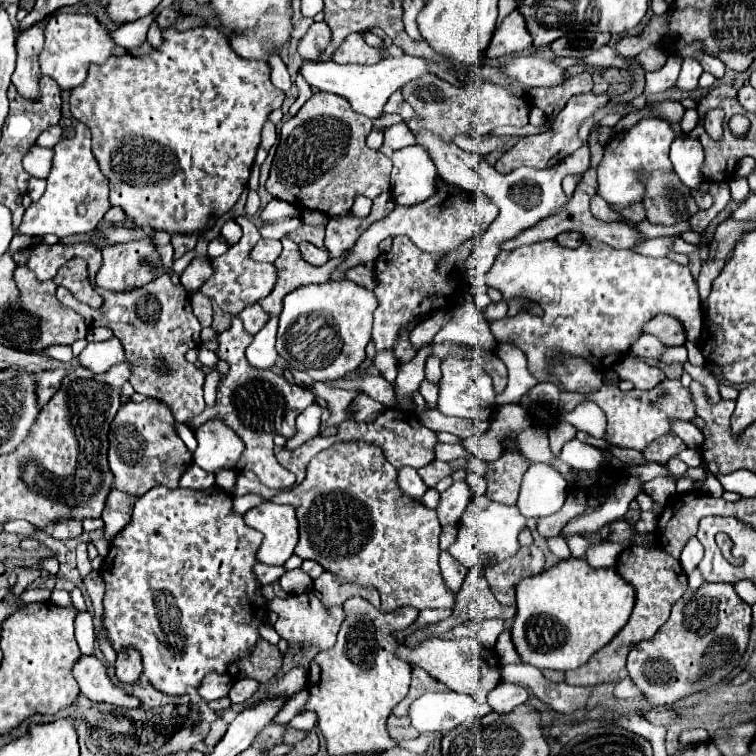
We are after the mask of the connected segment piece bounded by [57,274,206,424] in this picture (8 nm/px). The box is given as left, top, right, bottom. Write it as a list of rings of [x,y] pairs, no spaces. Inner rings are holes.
[[[163,274],[151,280],[151,284],[131,292],[107,292],[103,288],[97,288],[97,292],[105,300],[101,308],[89,308],[63,286],[57,288],[57,300],[81,314],[89,328],[95,324],[113,330],[125,348],[125,362],[131,364],[129,382],[133,384],[135,392],[165,400],[178,422],[187,424],[191,418],[199,415],[206,406],[203,396],[205,376],[195,364],[185,360],[187,350],[197,346],[197,338],[201,334],[201,324],[191,312],[191,294],[181,286],[175,286],[169,274]],[[155,358],[167,360],[171,374],[163,376],[155,372]]]

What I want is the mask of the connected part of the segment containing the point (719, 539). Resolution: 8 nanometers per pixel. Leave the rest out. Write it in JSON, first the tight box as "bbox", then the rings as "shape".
{"bbox":[716,532,743,565],"shape":[[[719,532],[716,535],[716,542],[719,544],[719,548],[721,548],[721,552],[723,552],[723,556],[727,558],[730,563],[734,563],[733,565],[739,565],[735,563],[743,562],[743,558],[734,558],[731,556],[731,548],[733,548],[733,542],[731,542],[731,538],[727,536],[727,534],[723,534],[723,532]]]}

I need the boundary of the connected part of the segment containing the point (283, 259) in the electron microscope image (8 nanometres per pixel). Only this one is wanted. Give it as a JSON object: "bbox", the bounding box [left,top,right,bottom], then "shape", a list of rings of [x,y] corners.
{"bbox":[259,236,343,316],"shape":[[[287,236],[281,238],[281,244],[283,244],[283,252],[275,260],[277,284],[271,290],[271,294],[259,302],[261,308],[271,316],[279,316],[281,302],[283,302],[283,296],[287,296],[287,292],[307,284],[323,284],[331,280],[333,268],[339,266],[343,260],[343,258],[337,258],[337,260],[329,260],[325,266],[311,266],[301,258],[299,248],[291,238]]]}

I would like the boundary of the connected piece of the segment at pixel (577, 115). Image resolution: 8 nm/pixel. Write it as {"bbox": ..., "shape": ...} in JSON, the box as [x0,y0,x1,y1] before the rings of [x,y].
{"bbox":[495,92,609,174],"shape":[[[589,92],[589,94],[573,96],[573,98],[567,102],[567,106],[551,120],[551,124],[553,124],[555,130],[549,130],[549,132],[537,134],[537,136],[525,136],[525,138],[521,138],[511,150],[507,150],[507,152],[497,160],[495,168],[497,168],[501,174],[507,174],[507,172],[511,172],[511,170],[515,170],[515,168],[521,168],[521,166],[547,168],[547,166],[551,166],[551,164],[557,164],[563,156],[569,156],[571,152],[575,152],[577,148],[583,146],[581,138],[577,136],[581,124],[583,124],[587,118],[595,116],[601,108],[605,108],[607,102],[609,102],[609,94],[607,94],[607,92],[603,92],[603,94],[593,94],[593,92]]]}

